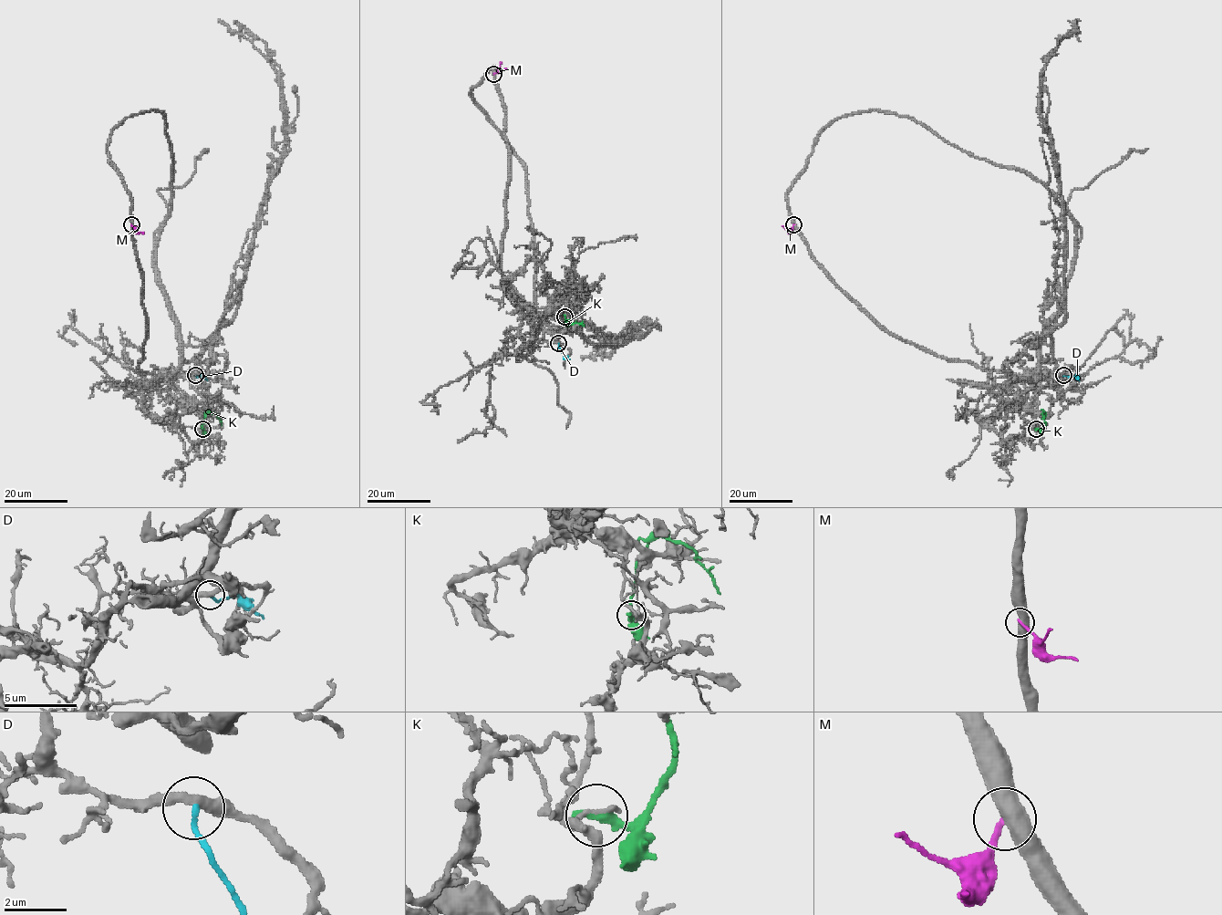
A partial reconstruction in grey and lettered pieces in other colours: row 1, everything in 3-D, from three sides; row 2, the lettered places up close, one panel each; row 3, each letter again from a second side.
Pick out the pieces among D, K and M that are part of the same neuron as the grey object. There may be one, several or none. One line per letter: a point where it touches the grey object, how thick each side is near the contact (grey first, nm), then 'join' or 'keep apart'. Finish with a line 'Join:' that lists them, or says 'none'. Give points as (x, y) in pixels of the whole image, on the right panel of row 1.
D: meets grey at (1063, 375); 360 nm thick on the grey side, 160 nm on the other; keep apart
K: meets grey at (1036, 429); 160 nm thick on the grey side, 340 nm on the other; keep apart
M: meets grey at (793, 224); 550 nm thick on the grey side, 200 nm on the other; keep apart
Join: none

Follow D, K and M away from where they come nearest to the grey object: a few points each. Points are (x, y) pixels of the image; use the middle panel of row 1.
D: (558, 343), (569, 359)
K: (565, 317), (565, 324), (577, 322), (584, 326)
M: (494, 73), (507, 68)

